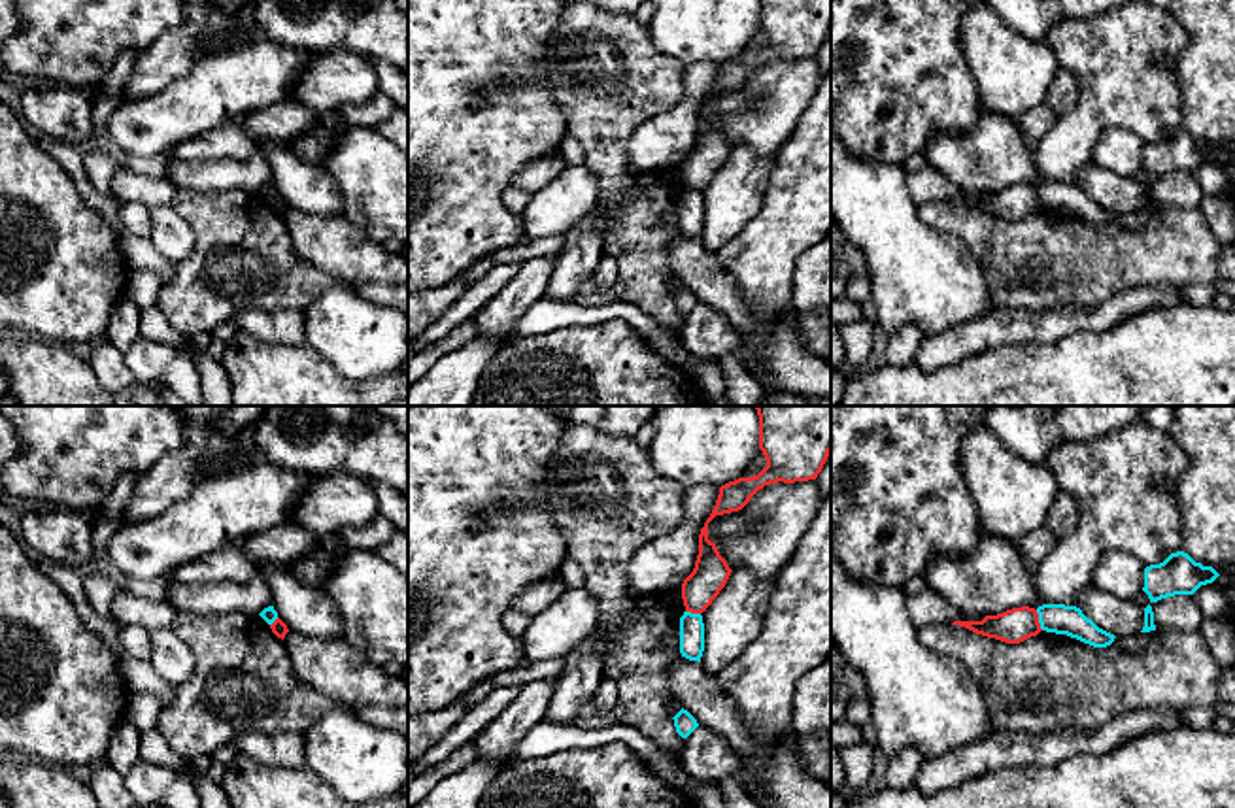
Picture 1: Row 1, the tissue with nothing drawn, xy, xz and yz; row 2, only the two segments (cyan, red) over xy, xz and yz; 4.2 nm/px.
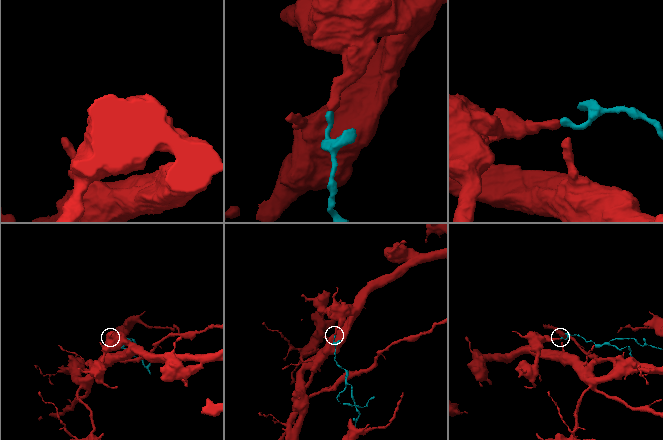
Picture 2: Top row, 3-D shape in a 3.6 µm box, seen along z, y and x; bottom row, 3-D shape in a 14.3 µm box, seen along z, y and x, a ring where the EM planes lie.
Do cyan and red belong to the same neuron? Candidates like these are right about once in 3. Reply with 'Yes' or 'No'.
No

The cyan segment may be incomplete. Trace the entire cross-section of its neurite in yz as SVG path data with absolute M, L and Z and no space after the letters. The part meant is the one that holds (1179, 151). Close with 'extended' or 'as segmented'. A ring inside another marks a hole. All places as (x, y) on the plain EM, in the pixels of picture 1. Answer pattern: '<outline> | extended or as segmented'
M1171 130L1163 140L1144 145L1144 164L1150 179L1175 172L1193 172L1201 162L1212 160L1220 151L1212 143L1195 140L1188 130Z | as segmented

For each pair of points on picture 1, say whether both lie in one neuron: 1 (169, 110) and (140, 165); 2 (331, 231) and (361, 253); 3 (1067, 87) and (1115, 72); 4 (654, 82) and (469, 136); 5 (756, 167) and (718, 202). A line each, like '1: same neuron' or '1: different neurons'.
1: different neurons
2: same neuron
3: different neurons
4: different neurons
5: same neuron

